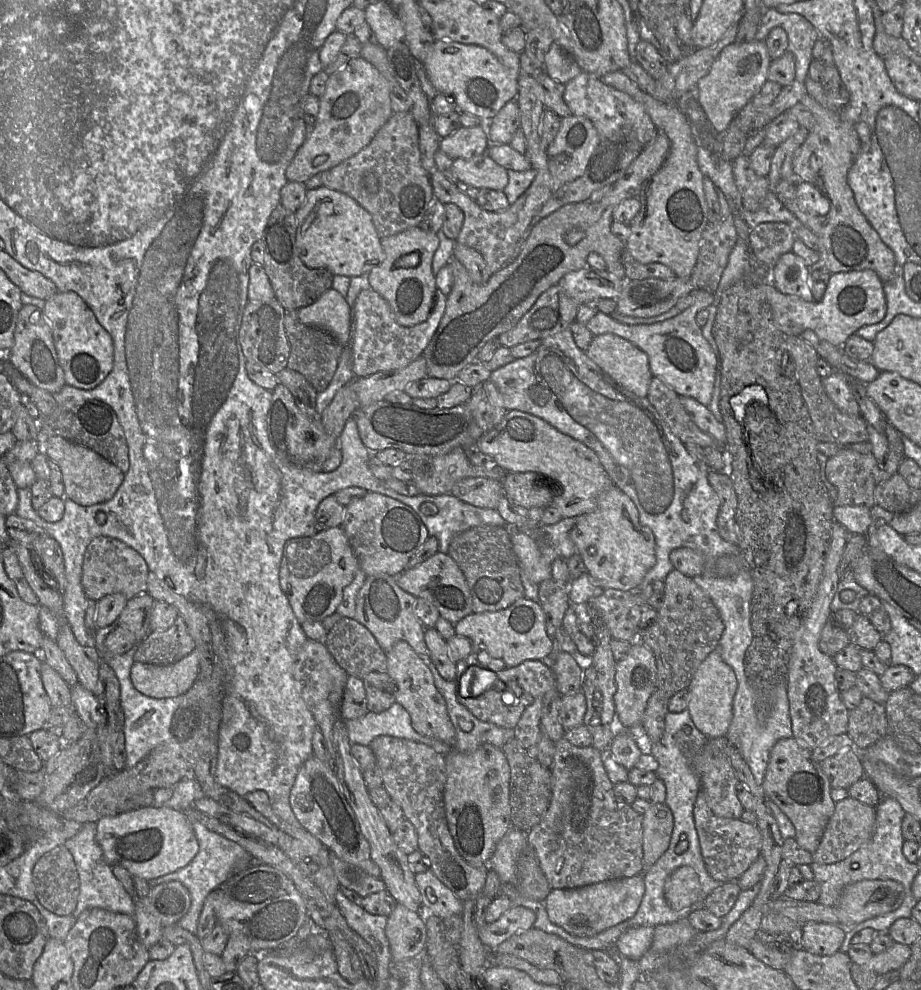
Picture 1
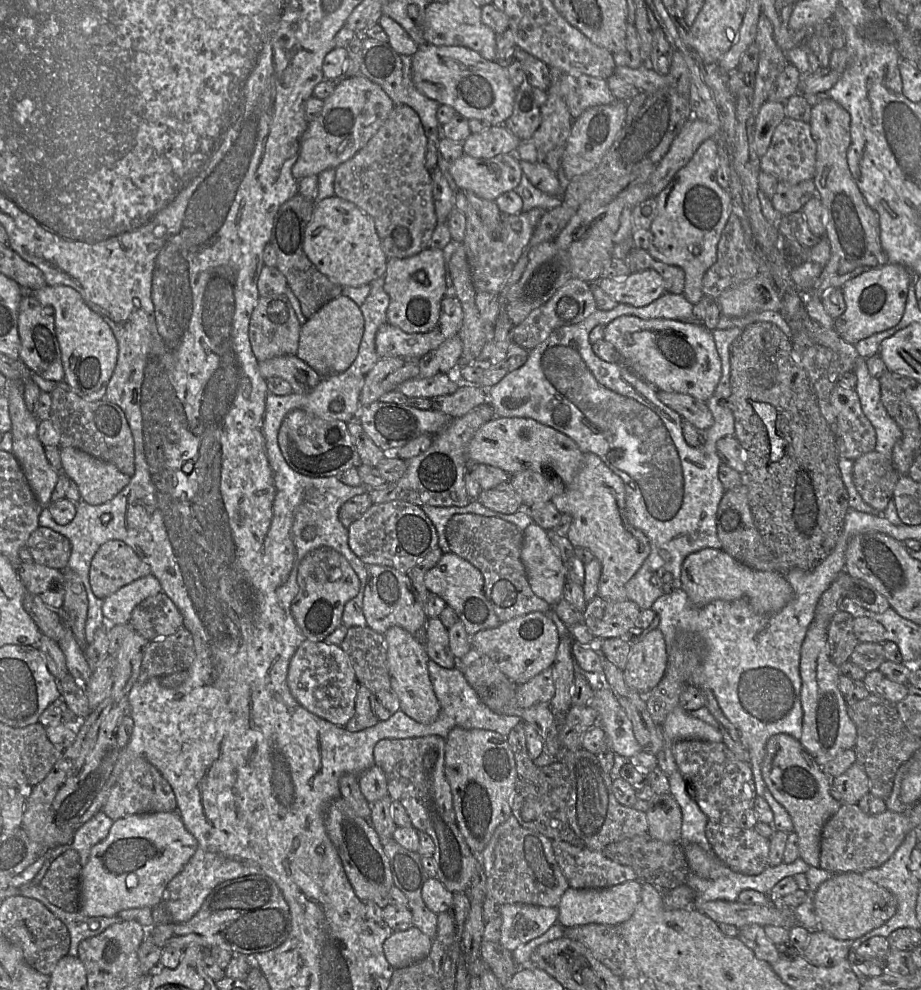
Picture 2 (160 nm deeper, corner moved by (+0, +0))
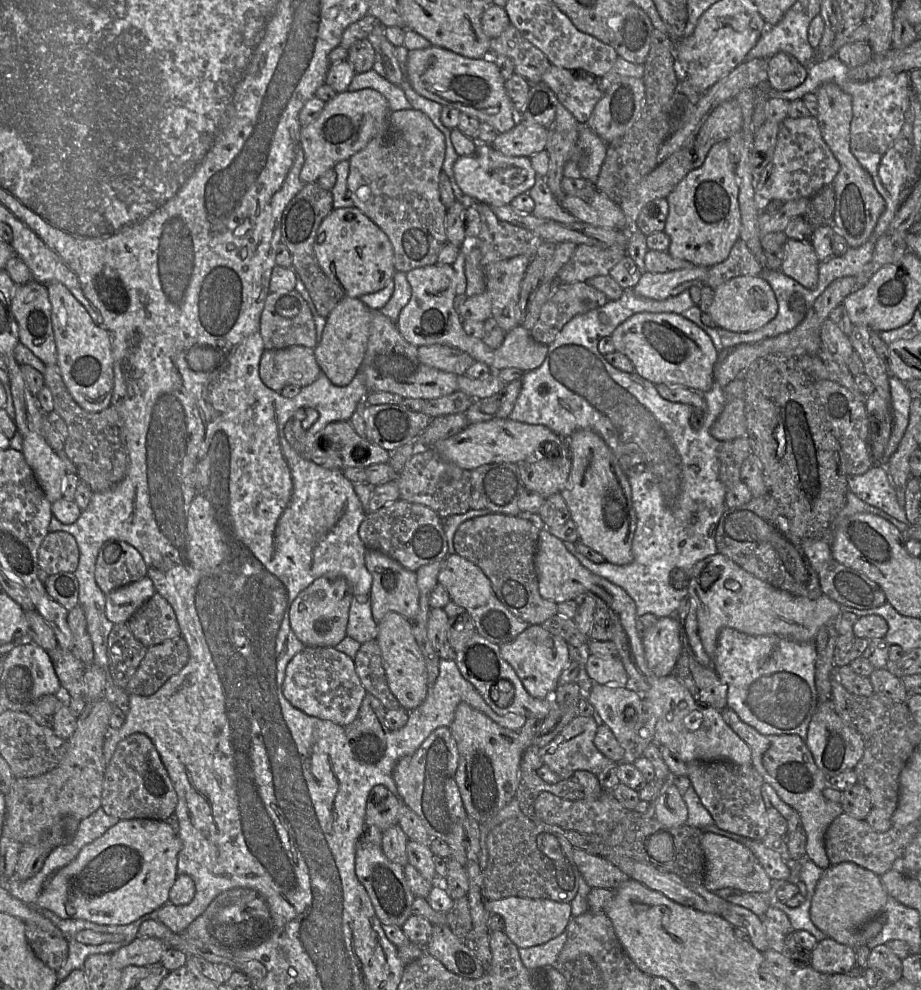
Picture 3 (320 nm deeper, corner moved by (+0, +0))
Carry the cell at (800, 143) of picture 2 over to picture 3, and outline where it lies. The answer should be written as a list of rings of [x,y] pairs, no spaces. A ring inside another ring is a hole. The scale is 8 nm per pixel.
[[[816,117],[786,118],[781,124],[773,157],[759,178],[756,178],[755,205],[764,212],[771,200],[787,202],[811,198],[820,189],[831,185],[840,165],[823,140]]]

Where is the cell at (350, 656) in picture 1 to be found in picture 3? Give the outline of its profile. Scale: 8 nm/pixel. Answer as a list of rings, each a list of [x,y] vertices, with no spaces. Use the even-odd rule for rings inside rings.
[[[377,640],[362,643],[353,660],[366,693],[375,696],[387,710],[400,708],[398,700],[388,686]]]

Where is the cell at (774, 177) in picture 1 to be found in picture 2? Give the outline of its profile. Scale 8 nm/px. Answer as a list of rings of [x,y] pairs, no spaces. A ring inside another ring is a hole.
[[[805,180],[798,184],[778,182],[771,201],[773,207],[785,216],[802,211],[805,203],[814,196],[818,195],[813,180]]]

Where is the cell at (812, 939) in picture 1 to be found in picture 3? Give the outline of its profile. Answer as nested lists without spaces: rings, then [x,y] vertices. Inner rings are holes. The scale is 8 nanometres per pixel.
[[[827,937],[811,951],[811,966],[826,974],[848,974],[856,967],[855,948]]]

